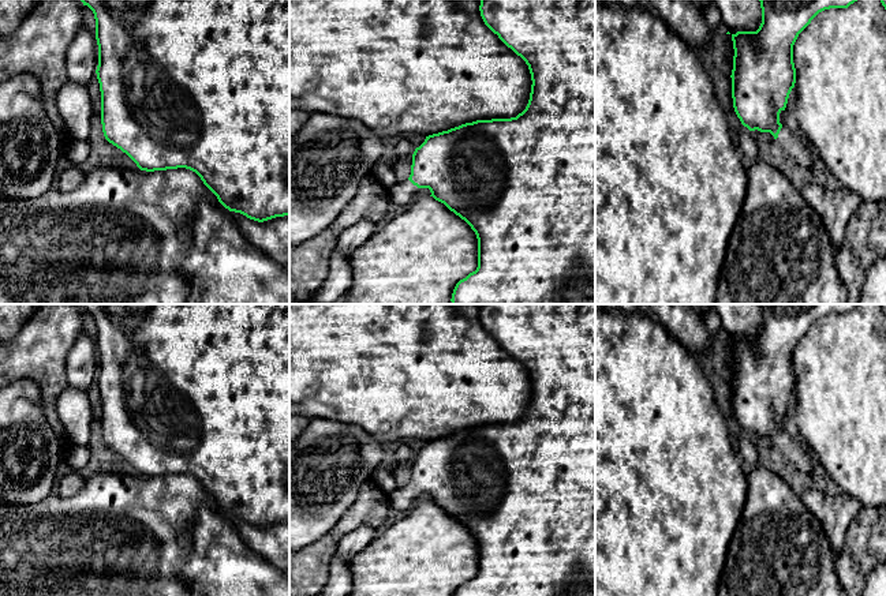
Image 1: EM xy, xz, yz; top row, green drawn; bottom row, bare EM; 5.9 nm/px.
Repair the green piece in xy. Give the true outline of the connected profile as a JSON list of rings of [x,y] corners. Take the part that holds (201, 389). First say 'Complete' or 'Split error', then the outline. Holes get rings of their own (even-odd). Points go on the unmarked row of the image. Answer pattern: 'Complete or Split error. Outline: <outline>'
Complete. Outline: [[[79,304],[96,325],[98,371],[96,375],[101,397],[101,430],[105,445],[126,458],[141,476],[154,477],[186,473],[195,477],[203,490],[229,517],[240,518],[250,525],[263,528],[289,521],[289,304]]]

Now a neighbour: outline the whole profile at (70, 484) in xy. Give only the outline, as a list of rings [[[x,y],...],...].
[[[67,473],[59,477],[55,488],[57,496],[72,496],[76,495],[85,486],[86,477],[78,473]]]

